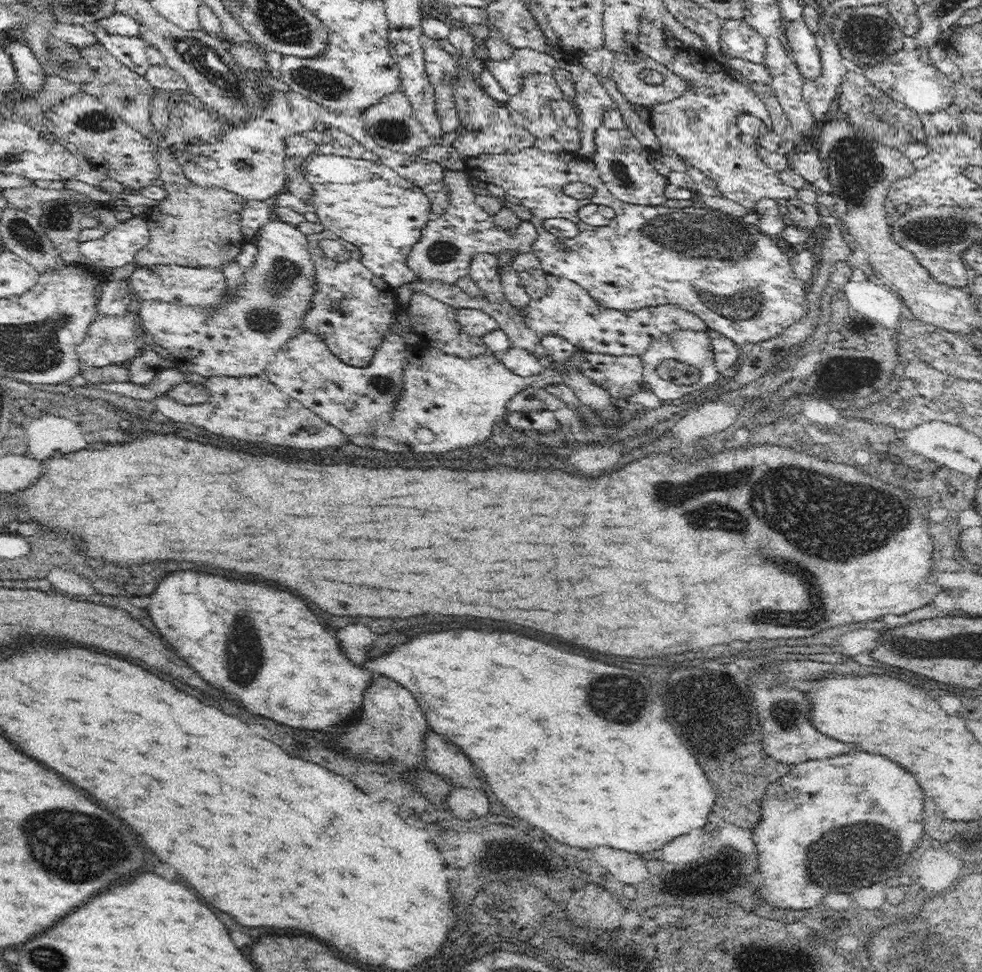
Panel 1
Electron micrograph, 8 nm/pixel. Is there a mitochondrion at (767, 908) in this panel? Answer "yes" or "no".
no

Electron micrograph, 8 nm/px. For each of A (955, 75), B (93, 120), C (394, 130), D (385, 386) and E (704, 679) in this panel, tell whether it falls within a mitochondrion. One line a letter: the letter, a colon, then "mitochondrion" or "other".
A: other
B: mitochondrion
C: mitochondrion
D: mitochondrion
E: mitochondrion

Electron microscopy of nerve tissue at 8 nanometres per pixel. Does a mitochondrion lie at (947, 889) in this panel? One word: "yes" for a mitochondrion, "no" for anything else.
no

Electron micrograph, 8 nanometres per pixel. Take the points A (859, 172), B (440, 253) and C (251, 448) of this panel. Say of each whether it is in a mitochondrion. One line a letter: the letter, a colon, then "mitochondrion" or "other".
A: mitochondrion
B: mitochondrion
C: other

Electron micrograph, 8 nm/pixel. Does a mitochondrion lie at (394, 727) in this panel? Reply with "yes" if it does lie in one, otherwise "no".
yes

